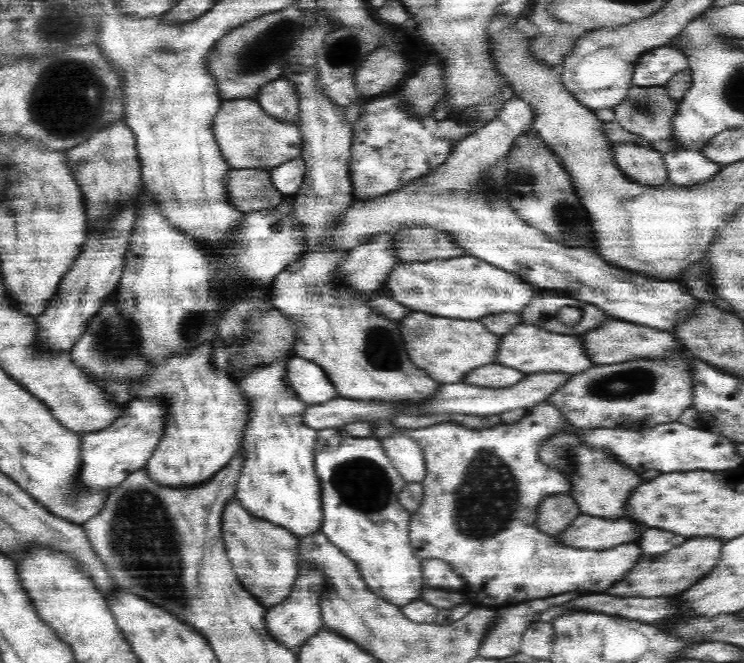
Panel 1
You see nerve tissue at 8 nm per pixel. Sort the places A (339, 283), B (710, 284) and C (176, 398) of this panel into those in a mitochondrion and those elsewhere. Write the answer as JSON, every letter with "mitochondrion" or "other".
{"A":"other","B":"other","C":"other"}

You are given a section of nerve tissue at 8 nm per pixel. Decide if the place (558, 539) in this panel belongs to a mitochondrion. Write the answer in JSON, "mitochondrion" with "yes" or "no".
{"mitochondrion":"no"}

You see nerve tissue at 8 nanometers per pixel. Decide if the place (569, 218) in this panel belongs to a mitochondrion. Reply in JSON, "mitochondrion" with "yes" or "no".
{"mitochondrion":"yes"}

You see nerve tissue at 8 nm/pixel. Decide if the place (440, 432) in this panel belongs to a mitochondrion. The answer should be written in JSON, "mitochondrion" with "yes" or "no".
{"mitochondrion":"no"}

